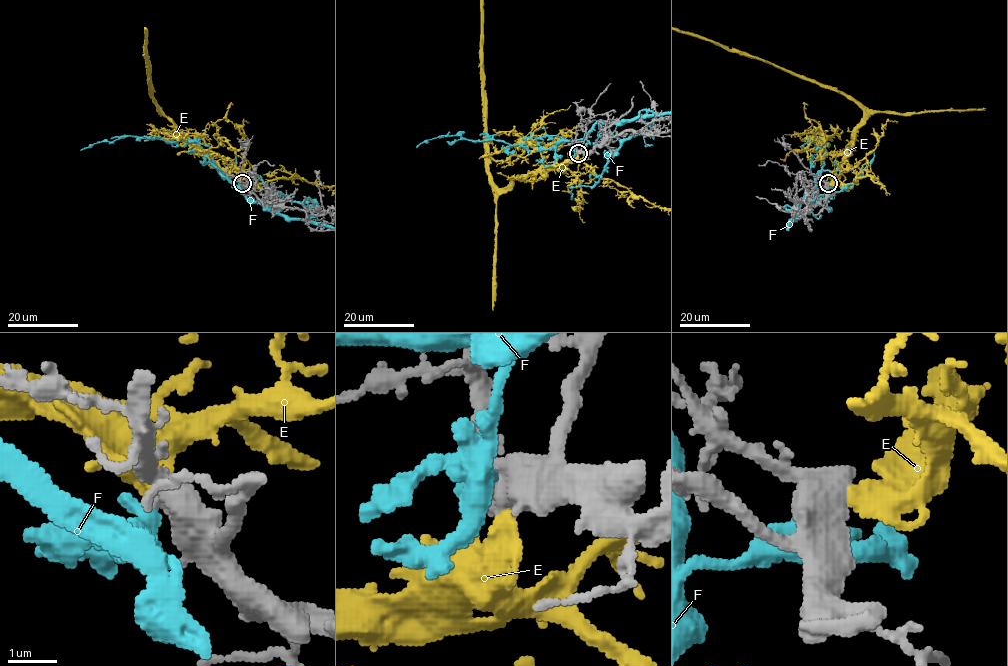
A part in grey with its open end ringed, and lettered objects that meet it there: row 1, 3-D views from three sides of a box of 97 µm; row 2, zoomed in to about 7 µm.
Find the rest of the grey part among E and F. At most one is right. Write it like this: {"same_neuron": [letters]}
{"same_neuron": ["E"]}

